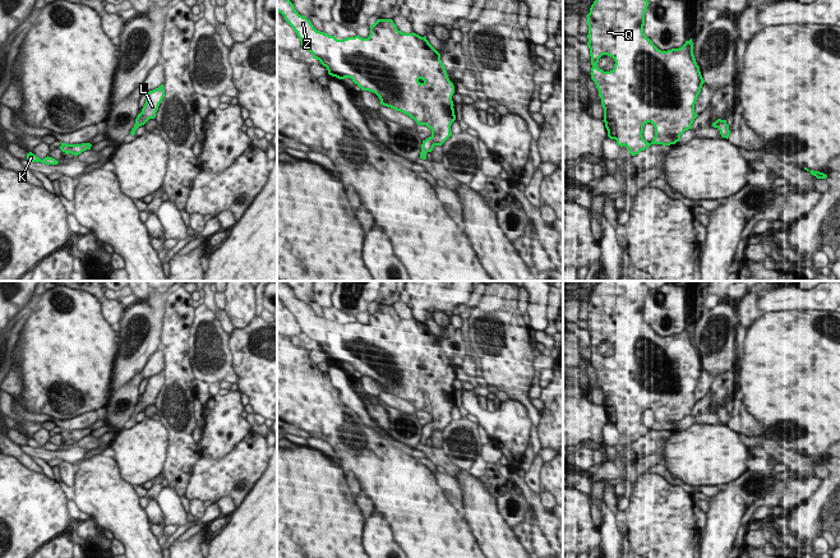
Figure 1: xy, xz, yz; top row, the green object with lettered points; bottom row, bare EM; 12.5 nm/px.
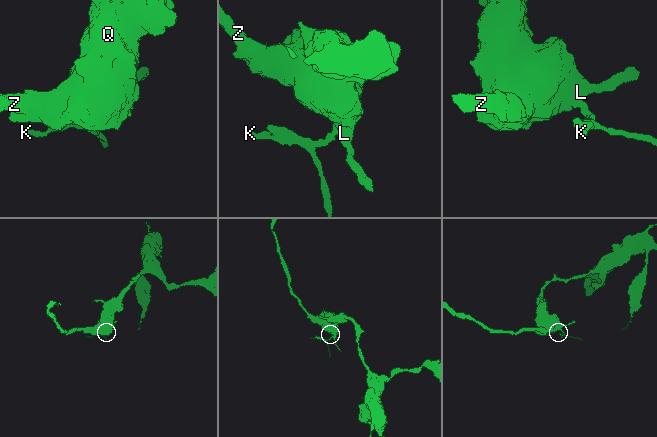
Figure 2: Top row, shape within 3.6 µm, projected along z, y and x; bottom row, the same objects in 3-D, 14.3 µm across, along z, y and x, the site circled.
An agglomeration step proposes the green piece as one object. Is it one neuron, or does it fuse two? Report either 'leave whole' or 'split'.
leave whole

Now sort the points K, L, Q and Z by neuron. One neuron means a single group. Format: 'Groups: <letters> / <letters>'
Groups: K L Q Z

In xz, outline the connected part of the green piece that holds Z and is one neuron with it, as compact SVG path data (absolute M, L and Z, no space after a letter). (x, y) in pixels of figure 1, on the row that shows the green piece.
M277 0L277 11L294 28L297 37L313 59L327 68L328 74L338 79L351 78L361 91L375 93L380 105L401 111L414 119L417 125L426 125L431 135L423 140L420 158L435 146L442 146L451 135L451 125L456 120L452 96L454 86L449 80L440 54L426 37L403 33L392 19L378 19L370 27L368 38L360 36L337 40L334 36L317 31L311 22L300 15L290 0Z

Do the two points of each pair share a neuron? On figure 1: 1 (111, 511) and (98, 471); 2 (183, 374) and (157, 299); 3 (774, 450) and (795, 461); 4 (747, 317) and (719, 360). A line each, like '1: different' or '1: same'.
1: same
2: different
3: same
4: different

